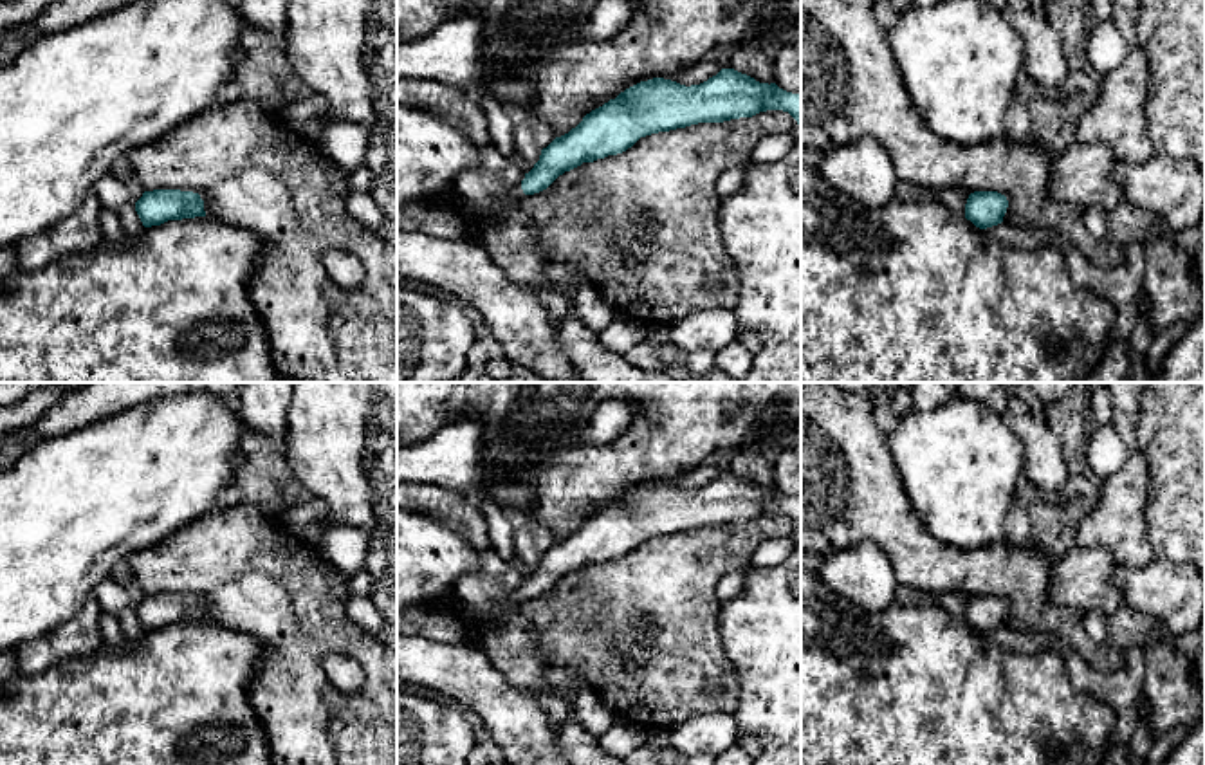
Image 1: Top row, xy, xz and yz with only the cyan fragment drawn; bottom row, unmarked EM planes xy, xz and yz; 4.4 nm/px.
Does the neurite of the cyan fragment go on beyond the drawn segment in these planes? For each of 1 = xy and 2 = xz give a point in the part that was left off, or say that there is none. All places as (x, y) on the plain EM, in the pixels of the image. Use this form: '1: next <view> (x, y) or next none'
1: next none
2: next xz (516, 598)

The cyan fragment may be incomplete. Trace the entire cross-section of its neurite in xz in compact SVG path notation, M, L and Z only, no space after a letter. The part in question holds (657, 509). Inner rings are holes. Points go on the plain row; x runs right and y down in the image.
M722 473L691 491L664 482L640 485L543 552L511 603L520 608L523 599L547 594L565 576L622 558L640 541L698 527L752 521L767 514L788 516L801 529L801 498L786 496L776 487L759 487L734 473Z

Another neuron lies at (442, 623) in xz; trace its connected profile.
M449 603L397 612L397 633L424 637L440 644L476 646L473 624Z

